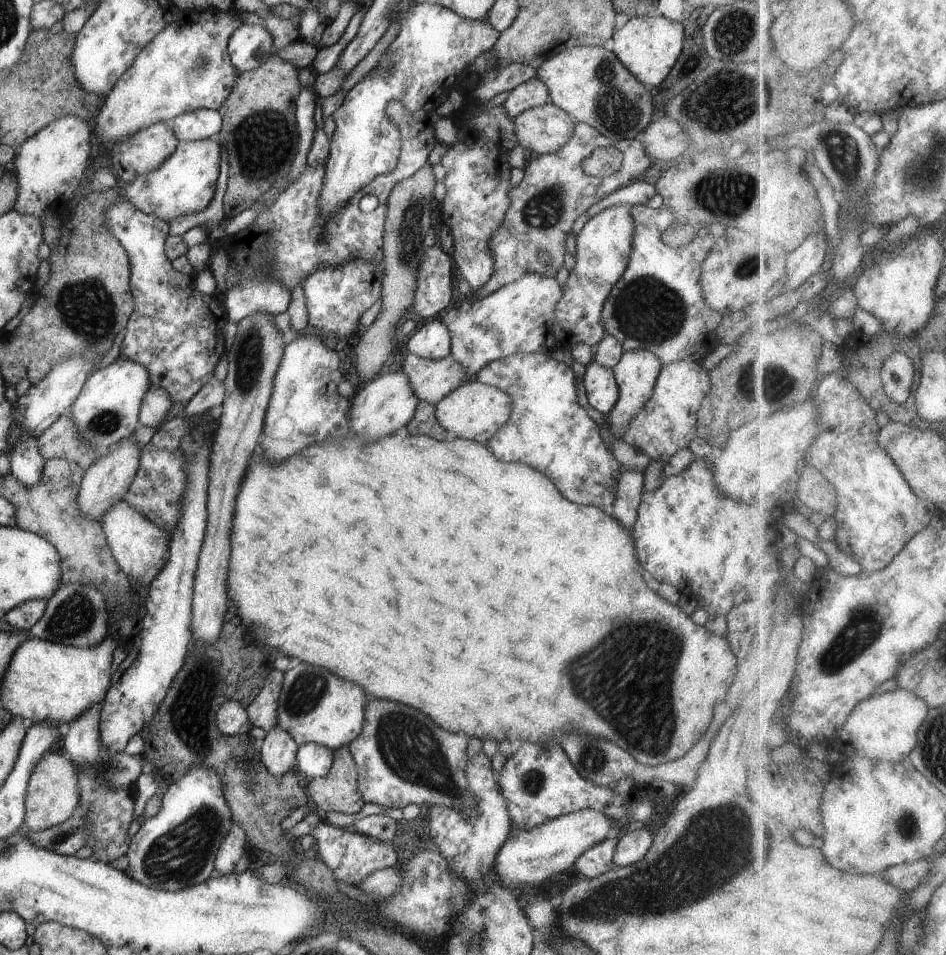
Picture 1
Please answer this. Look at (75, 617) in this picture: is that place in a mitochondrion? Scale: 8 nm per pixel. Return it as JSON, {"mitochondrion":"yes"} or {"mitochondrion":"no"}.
{"mitochondrion":"yes"}

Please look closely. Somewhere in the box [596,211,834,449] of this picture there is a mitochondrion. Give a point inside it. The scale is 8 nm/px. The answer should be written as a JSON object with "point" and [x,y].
{"point":[648,311]}

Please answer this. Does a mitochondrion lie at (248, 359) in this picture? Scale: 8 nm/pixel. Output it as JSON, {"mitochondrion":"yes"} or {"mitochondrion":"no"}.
{"mitochondrion":"yes"}

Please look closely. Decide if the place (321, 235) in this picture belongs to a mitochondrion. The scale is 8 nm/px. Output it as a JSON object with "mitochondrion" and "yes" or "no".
{"mitochondrion":"yes"}

